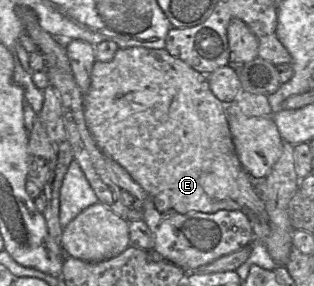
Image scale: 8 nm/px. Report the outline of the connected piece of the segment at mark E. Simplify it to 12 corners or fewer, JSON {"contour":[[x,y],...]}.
{"contour":[[165,48],[96,61],[89,132],[181,214],[266,214],[228,107]]}

